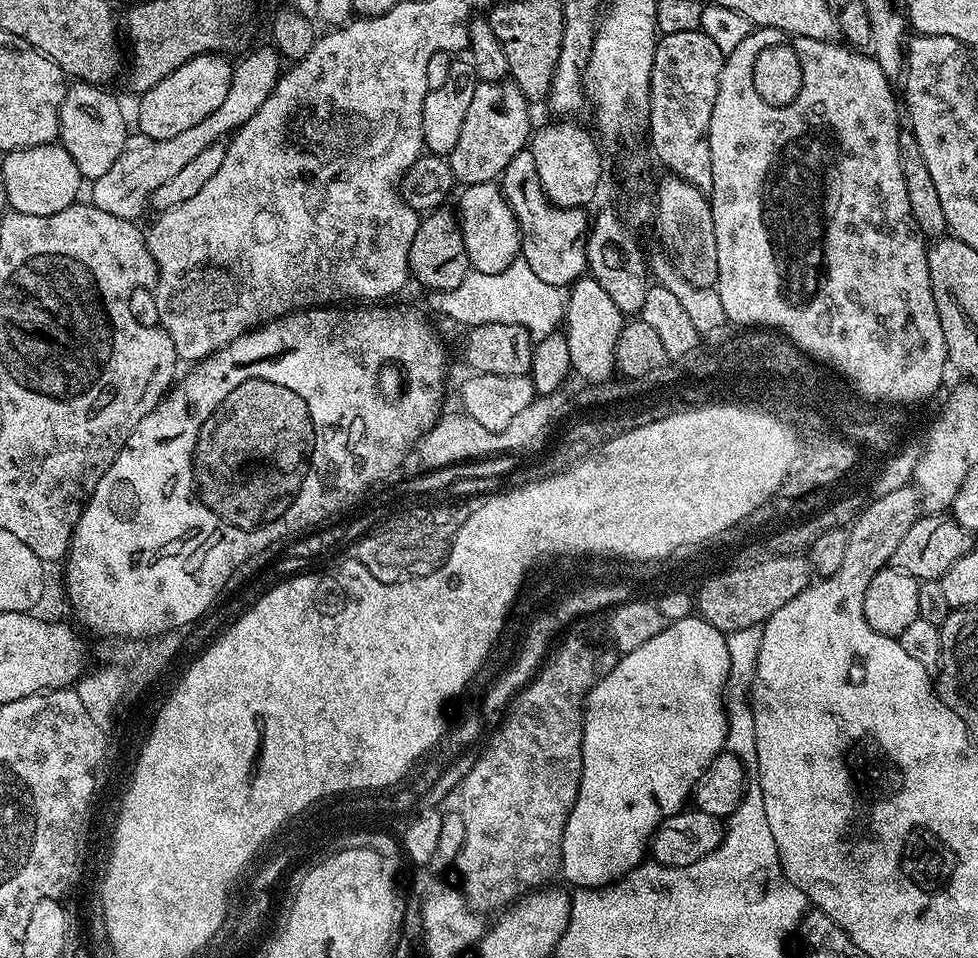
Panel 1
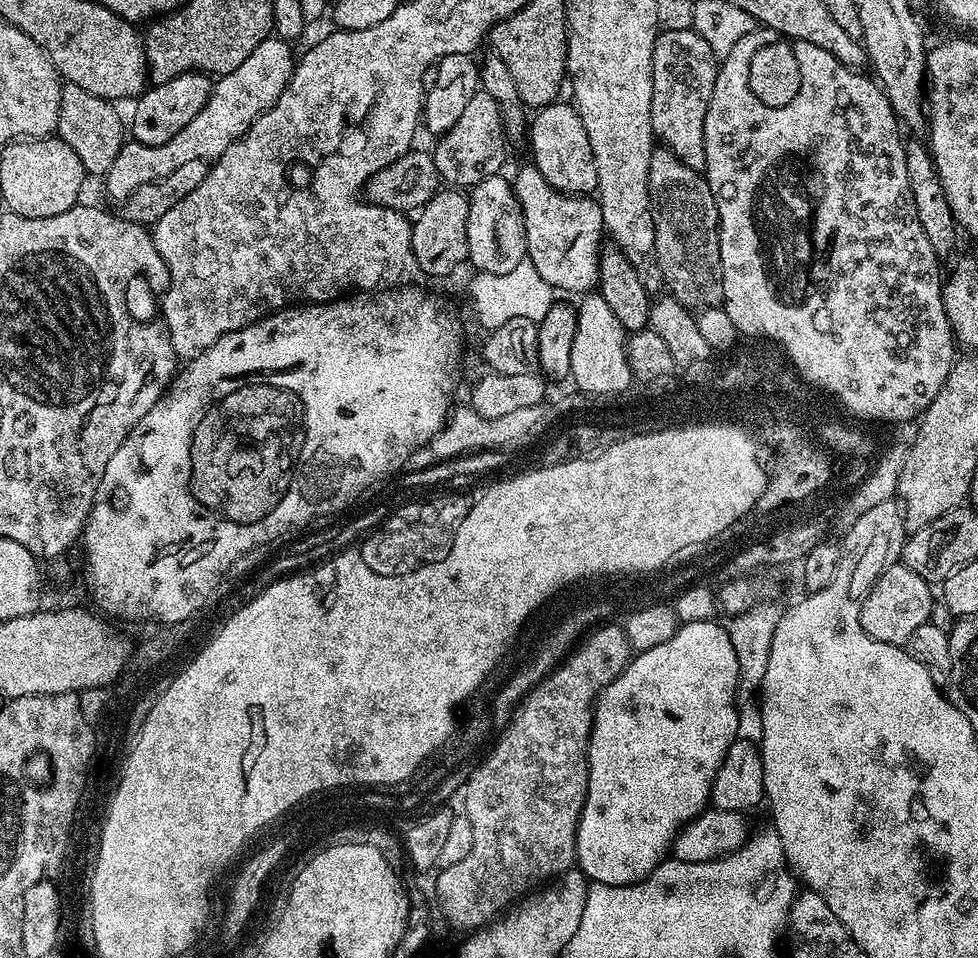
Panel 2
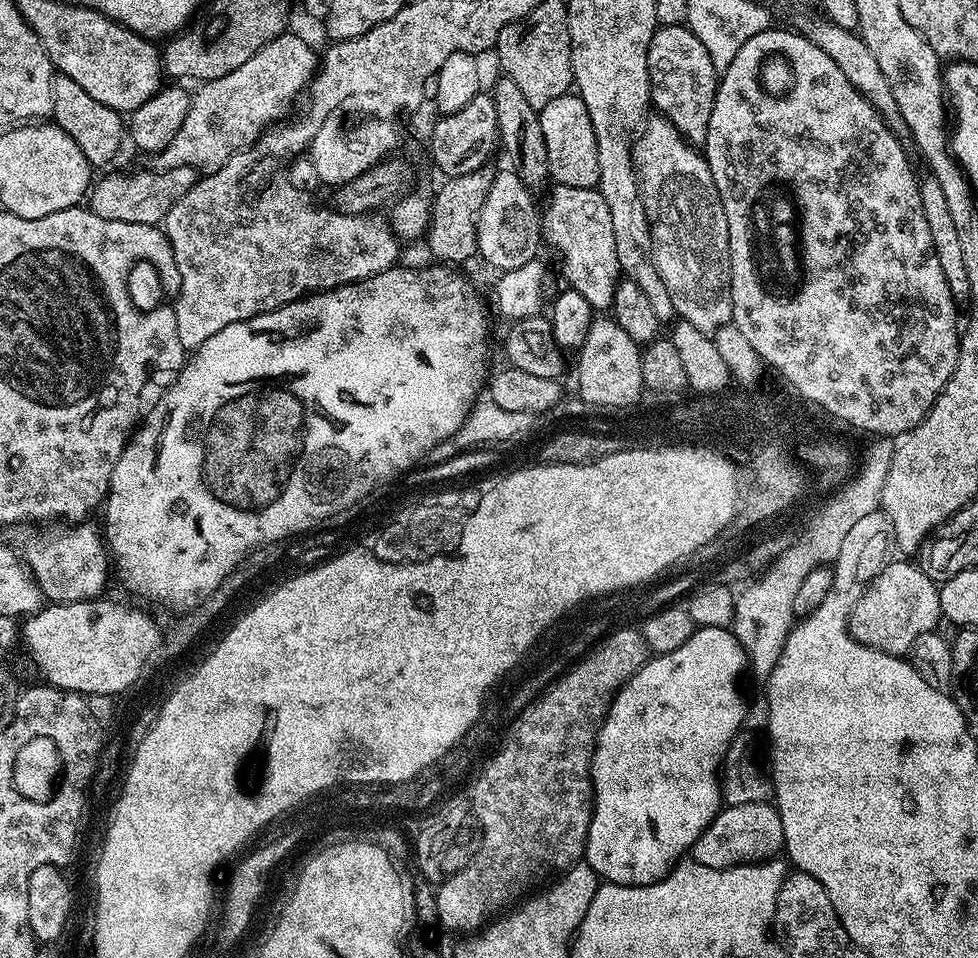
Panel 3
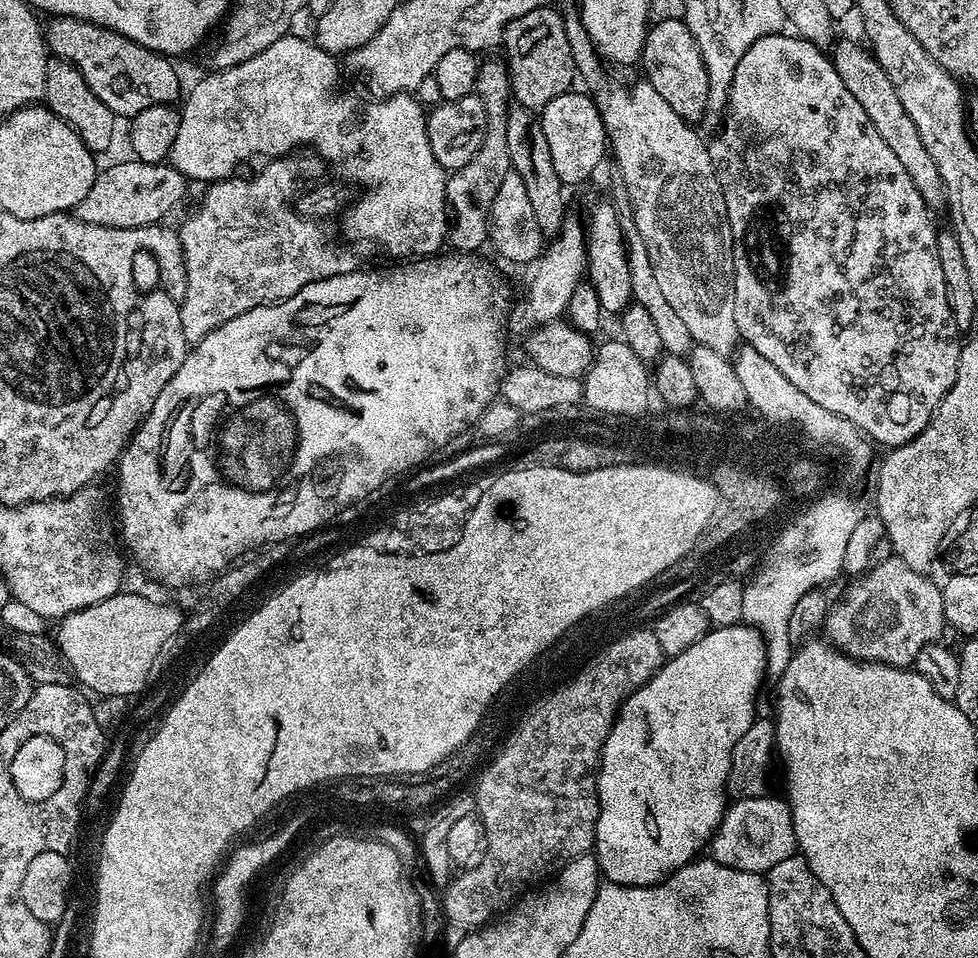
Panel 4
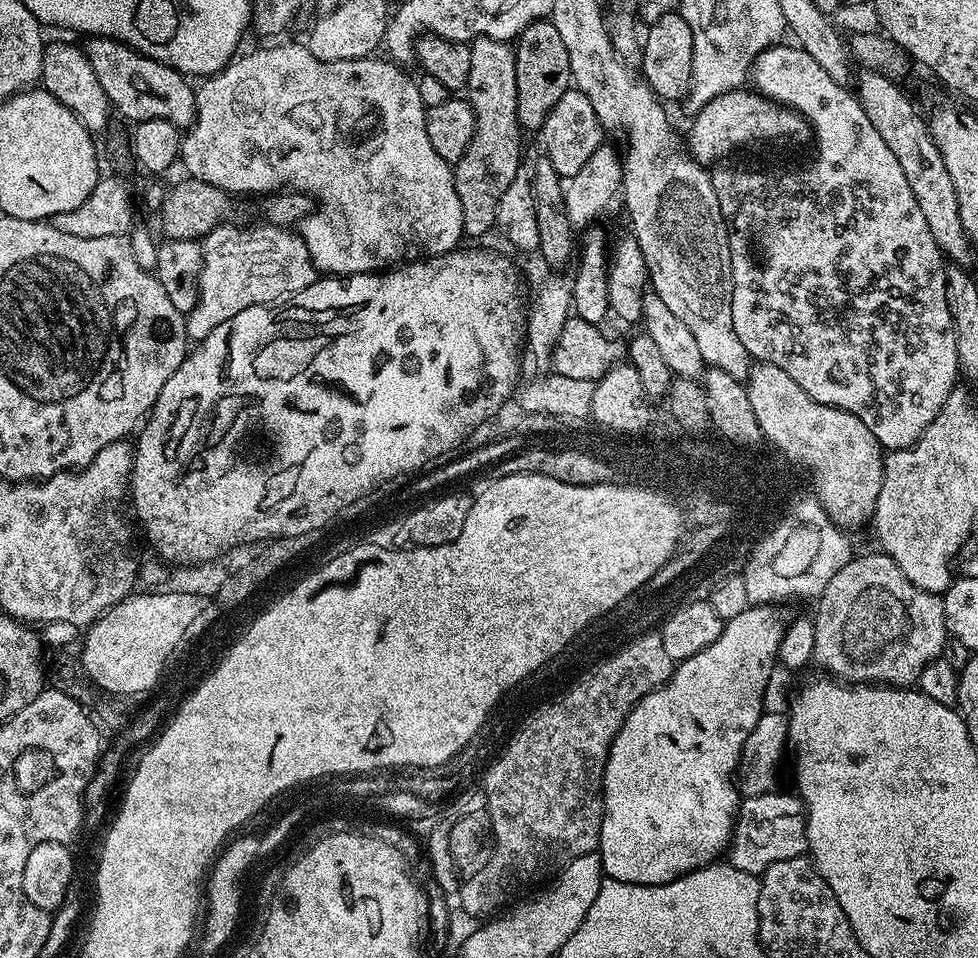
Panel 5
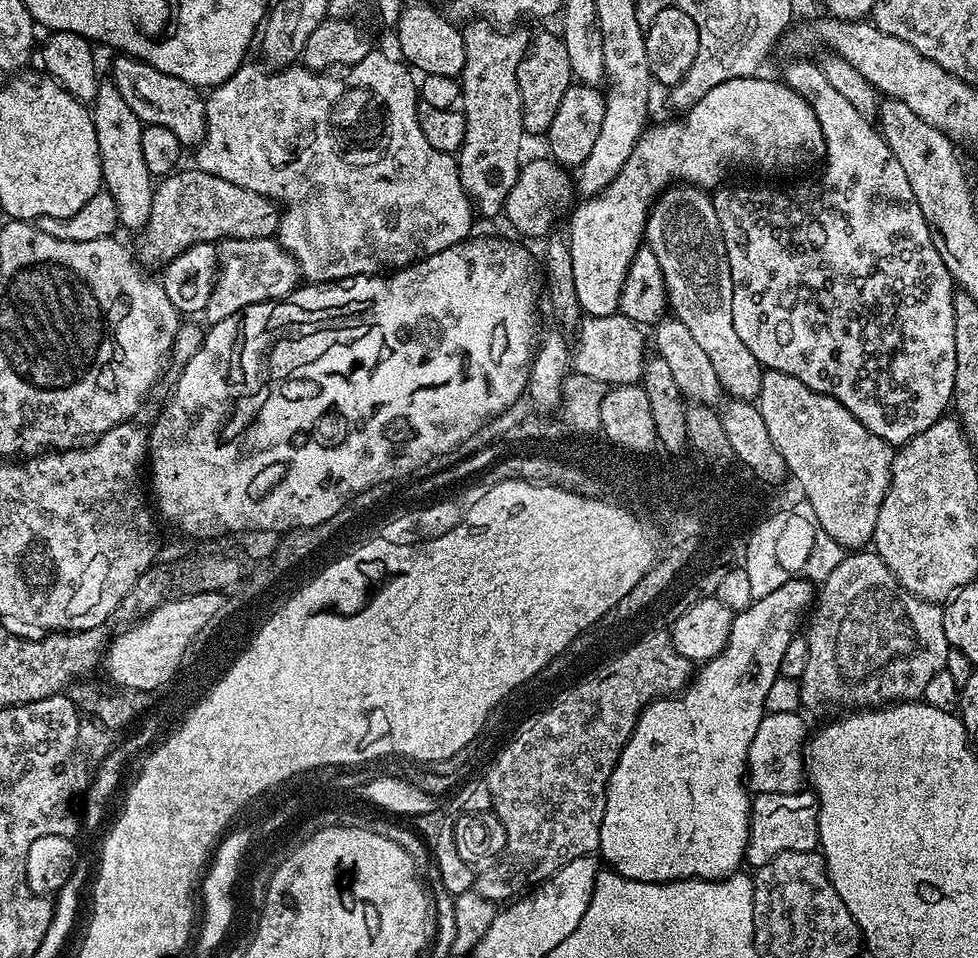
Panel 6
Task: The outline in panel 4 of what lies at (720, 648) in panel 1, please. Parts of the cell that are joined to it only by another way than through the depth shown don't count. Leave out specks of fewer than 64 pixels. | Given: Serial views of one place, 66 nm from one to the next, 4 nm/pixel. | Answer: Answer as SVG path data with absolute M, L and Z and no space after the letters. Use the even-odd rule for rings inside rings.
M739 622L724 627L713 627L694 646L682 650L682 654L669 656L660 665L659 670L652 675L634 694L626 698L620 712L613 722L609 736L602 746L600 766L596 774L596 793L600 799L600 813L596 827L596 842L594 855L600 864L600 875L609 884L621 884L631 888L649 888L651 884L660 884L667 876L673 876L682 866L692 863L705 851L706 845L711 841L720 819L724 817L726 799L726 785L728 772L732 769L732 755L734 746L738 746L738 738L750 730L753 720L757 719L756 695L760 692L760 683L766 680L766 654L764 653L764 640L759 632L750 624Z

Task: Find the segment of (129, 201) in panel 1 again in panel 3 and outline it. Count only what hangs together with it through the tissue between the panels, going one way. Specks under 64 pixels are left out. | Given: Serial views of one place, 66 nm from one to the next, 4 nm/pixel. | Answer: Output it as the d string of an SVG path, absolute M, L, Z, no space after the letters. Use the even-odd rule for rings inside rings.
M285 34L274 38L274 42L266 42L266 46L262 46L254 58L242 62L238 70L230 70L230 74L222 74L222 78L205 80L197 92L191 93L186 122L182 122L178 134L174 134L170 146L155 153L155 167L163 170L190 166L200 174L217 172L235 152L250 147L263 132L293 111L292 103L301 99L317 67L318 52L300 36Z

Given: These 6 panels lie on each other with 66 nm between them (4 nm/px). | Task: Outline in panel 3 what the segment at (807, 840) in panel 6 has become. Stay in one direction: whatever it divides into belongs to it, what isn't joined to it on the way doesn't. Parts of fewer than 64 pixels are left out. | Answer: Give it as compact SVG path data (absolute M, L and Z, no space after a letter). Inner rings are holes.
M771 803L721 807L716 817L702 830L690 849L693 861L711 868L729 868L735 864L750 864L771 860L783 849L782 818ZM777 851L777 852L776 852Z

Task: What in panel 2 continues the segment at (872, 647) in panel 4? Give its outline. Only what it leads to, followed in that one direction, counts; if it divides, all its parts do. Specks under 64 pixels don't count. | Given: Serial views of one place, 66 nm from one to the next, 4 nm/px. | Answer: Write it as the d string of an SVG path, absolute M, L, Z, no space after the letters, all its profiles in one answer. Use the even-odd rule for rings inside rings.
M903 563L893 564L872 583L867 598L860 607L860 625L870 638L887 644L907 645L910 634L918 626L929 623L934 605L929 581L923 580L914 570L905 568Z

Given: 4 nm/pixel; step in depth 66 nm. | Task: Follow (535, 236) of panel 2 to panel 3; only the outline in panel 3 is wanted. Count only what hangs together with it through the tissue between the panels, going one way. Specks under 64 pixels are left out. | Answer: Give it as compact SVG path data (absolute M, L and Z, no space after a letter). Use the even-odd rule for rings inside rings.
M553 183L552 193L548 196L548 205L543 205L540 215L540 234L545 245L548 244L560 255L560 272L564 275L564 284L578 290L593 310L611 309L614 290L621 275L618 262L618 250L614 246L614 226L610 226L610 209L606 207L606 198L602 198L599 187L579 188Z

